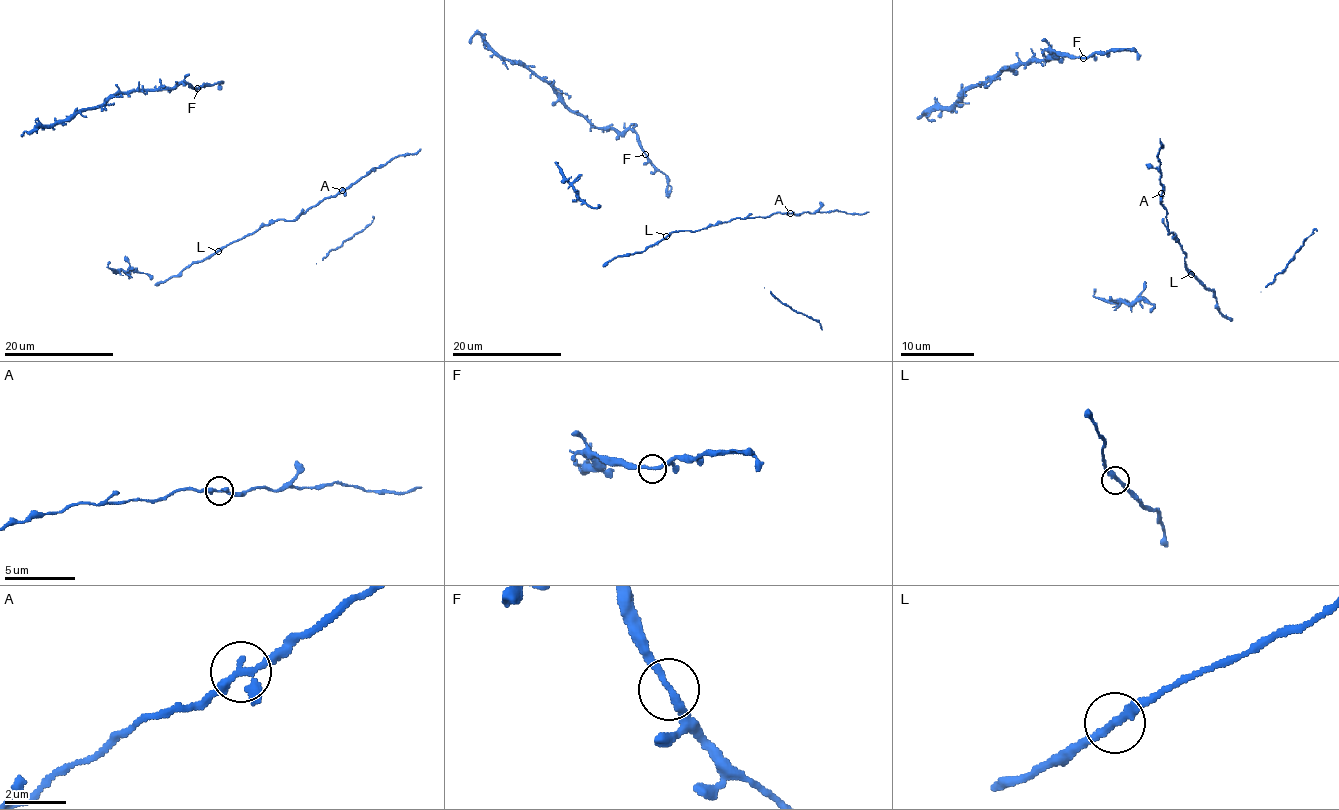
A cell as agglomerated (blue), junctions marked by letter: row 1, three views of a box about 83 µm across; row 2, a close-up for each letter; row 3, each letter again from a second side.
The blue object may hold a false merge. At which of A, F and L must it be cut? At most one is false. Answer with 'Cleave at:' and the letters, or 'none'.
Cleave at: none

